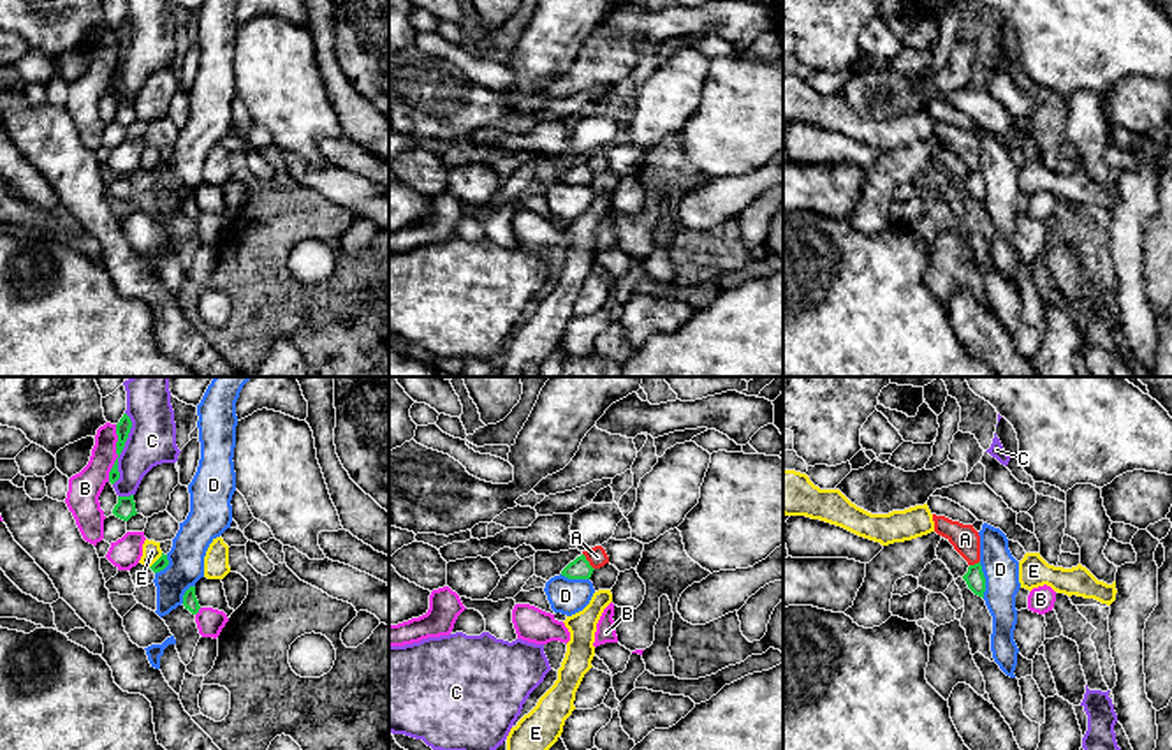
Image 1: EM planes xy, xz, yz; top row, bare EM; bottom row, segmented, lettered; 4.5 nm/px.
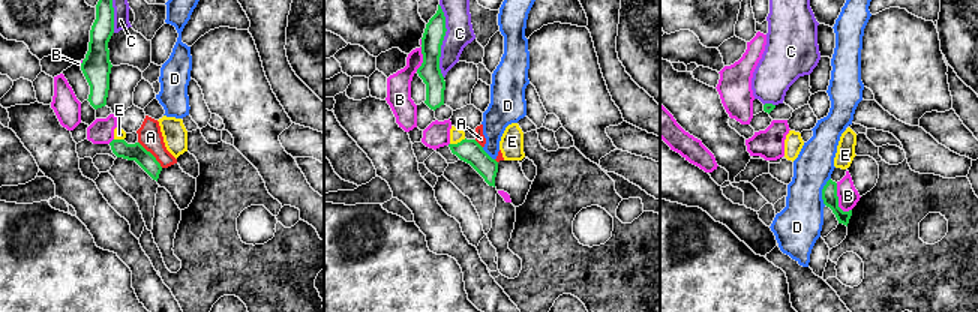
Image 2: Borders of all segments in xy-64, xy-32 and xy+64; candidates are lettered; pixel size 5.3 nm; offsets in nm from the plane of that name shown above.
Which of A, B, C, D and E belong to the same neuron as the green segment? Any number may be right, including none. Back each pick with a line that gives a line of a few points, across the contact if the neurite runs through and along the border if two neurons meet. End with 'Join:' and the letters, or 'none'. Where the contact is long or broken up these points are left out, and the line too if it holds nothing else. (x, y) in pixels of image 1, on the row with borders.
Join: none

